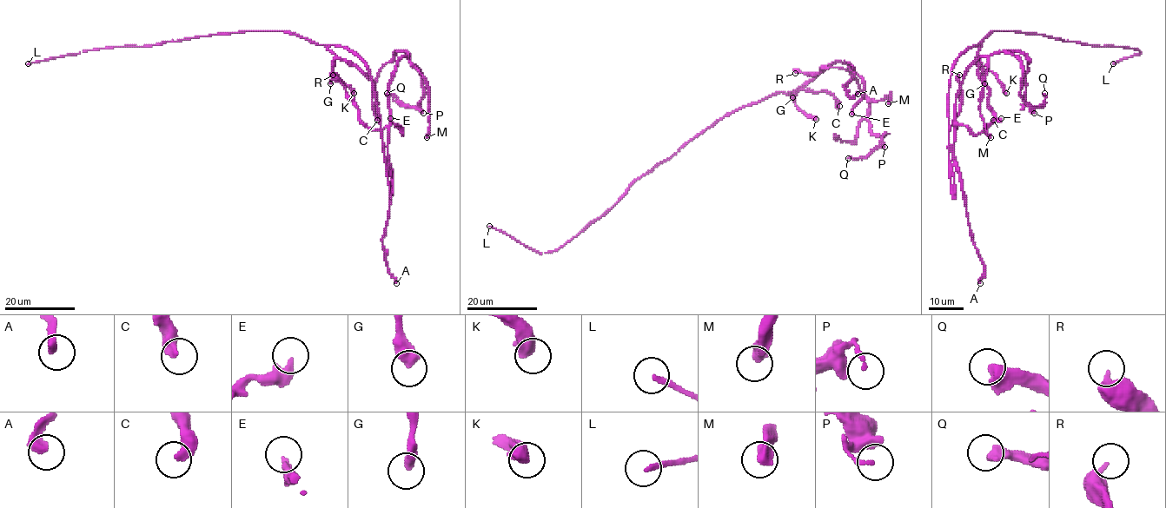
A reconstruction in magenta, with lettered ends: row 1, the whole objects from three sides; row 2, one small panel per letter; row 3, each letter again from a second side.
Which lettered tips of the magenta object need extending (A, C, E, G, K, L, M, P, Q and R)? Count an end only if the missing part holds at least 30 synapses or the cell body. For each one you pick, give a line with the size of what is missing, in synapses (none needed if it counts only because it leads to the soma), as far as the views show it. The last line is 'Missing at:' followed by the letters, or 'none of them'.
L: Roughly 150 synapses
Missing at: L

